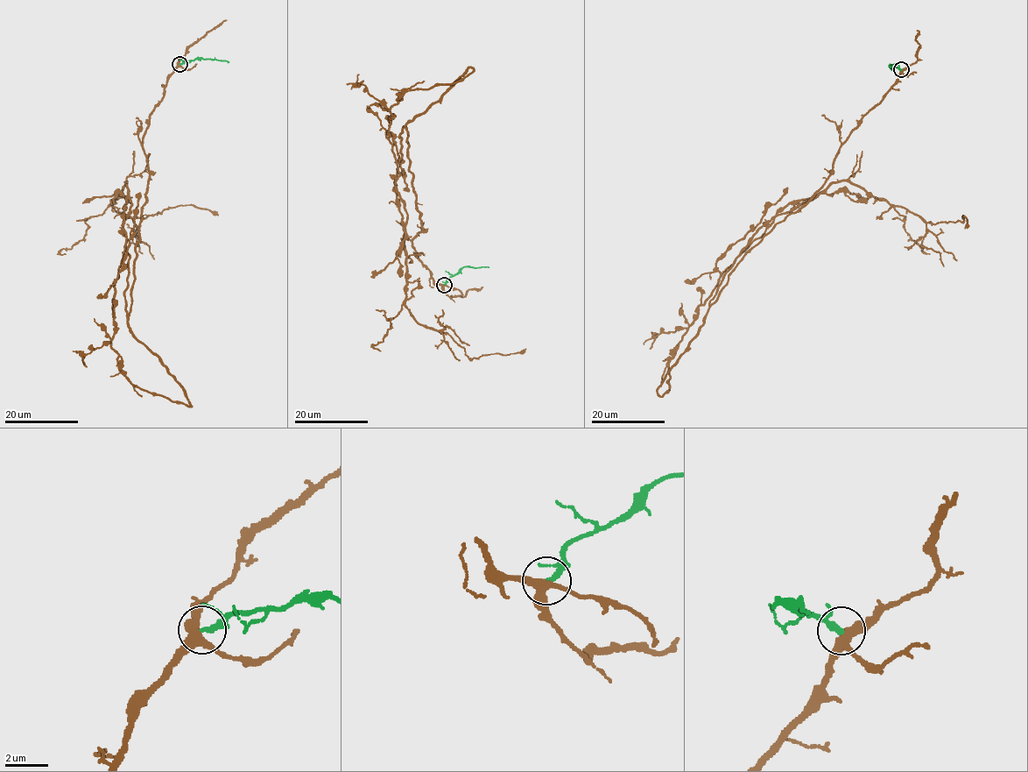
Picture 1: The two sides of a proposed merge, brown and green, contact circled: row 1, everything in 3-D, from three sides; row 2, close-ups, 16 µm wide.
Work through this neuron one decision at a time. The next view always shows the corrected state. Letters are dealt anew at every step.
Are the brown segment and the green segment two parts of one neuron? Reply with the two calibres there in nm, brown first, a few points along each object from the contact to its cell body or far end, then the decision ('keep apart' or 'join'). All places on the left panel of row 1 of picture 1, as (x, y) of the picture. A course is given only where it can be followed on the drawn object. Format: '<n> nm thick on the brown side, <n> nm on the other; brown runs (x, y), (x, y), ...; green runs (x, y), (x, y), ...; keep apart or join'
360 nm thick on the brown side, 260 nm on the other; brown runs (179, 64), (143, 138), (148, 189), (128, 315), (125, 182), (109, 204), (132, 218), (179, 205), (218, 216); green runs (179, 64), (196, 59), (228, 61); join

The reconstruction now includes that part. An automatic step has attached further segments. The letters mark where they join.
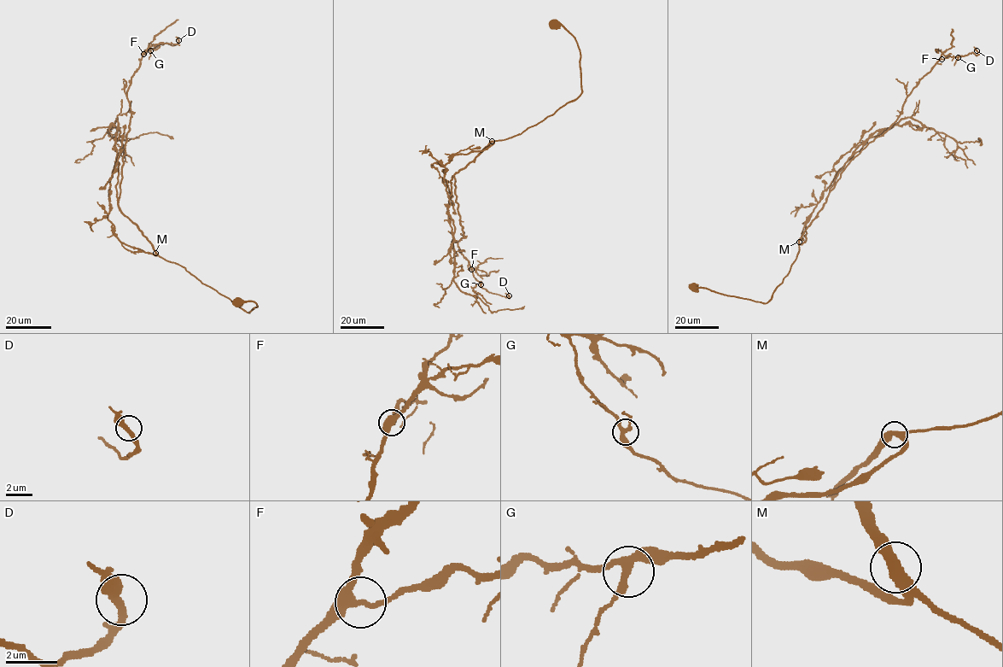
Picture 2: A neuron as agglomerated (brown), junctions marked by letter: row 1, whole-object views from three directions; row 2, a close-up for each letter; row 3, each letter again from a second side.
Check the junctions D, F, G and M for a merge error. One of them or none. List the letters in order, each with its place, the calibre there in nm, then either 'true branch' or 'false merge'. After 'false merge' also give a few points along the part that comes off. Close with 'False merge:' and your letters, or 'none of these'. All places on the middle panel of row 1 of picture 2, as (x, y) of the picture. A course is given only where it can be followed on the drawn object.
D: place (509, 295); calibre 340 nm; true branch
F: place (471, 269); calibre 360 nm; true branch
G: place (481, 284); calibre 320 nm; true branch
M: place (492, 141); calibre 360 nm; true branch
False merge: none of these

